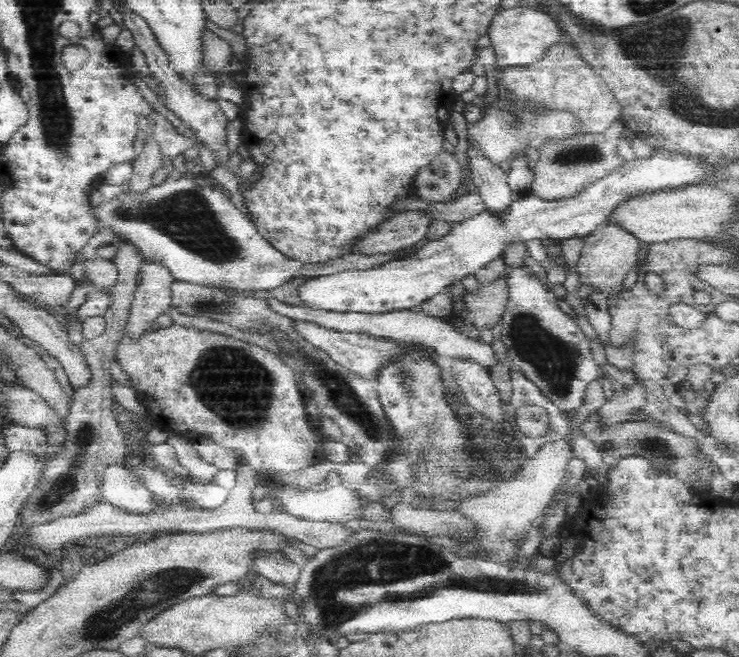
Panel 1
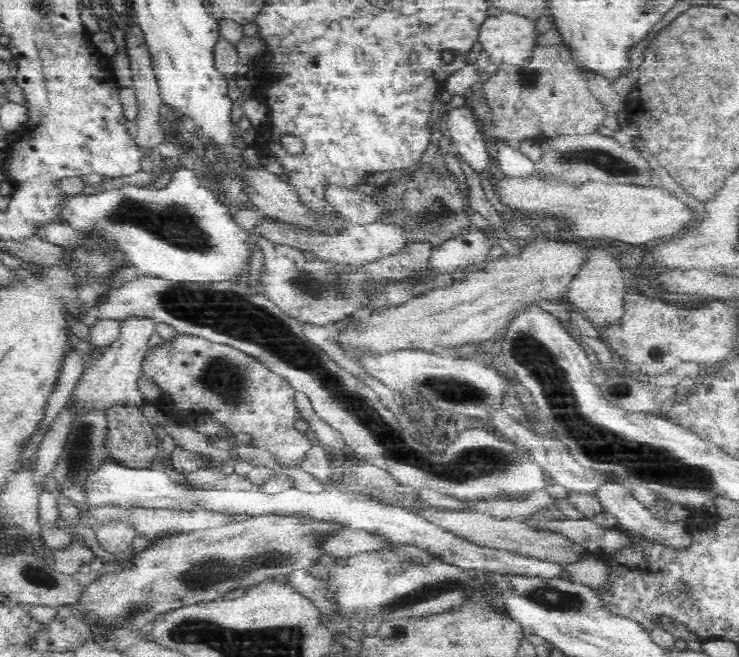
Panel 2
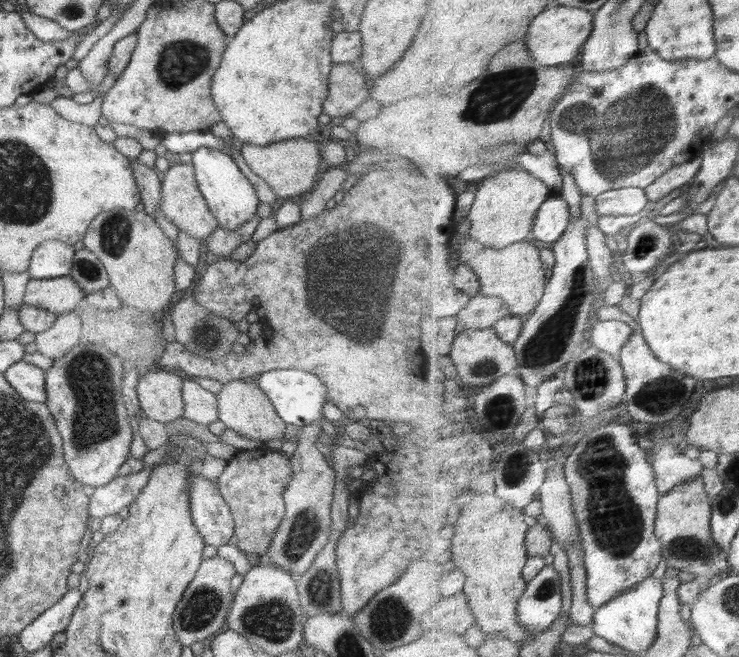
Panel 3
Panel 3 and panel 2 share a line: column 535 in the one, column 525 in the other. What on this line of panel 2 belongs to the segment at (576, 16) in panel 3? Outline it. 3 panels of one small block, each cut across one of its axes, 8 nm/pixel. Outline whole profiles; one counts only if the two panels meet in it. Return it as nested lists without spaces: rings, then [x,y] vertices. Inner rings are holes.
[[[515,14],[488,16],[479,26],[478,44],[494,66],[518,66],[536,46],[534,24]]]

